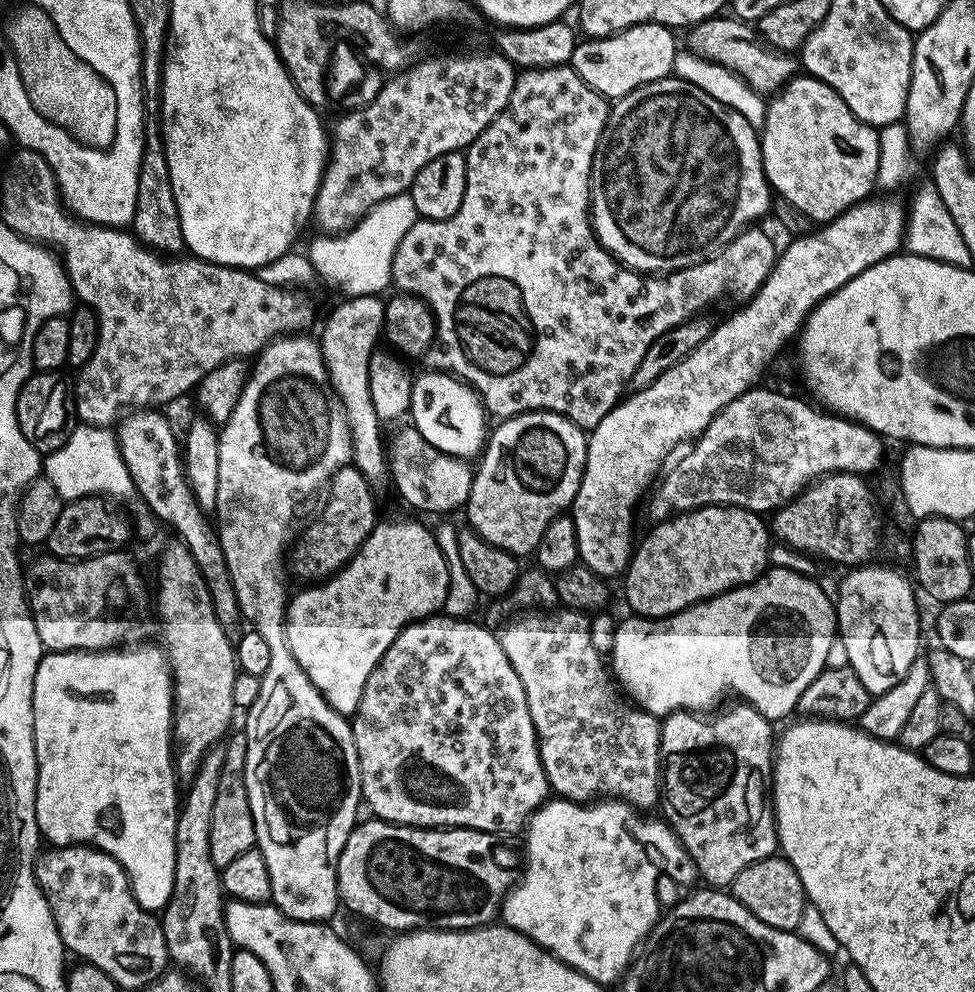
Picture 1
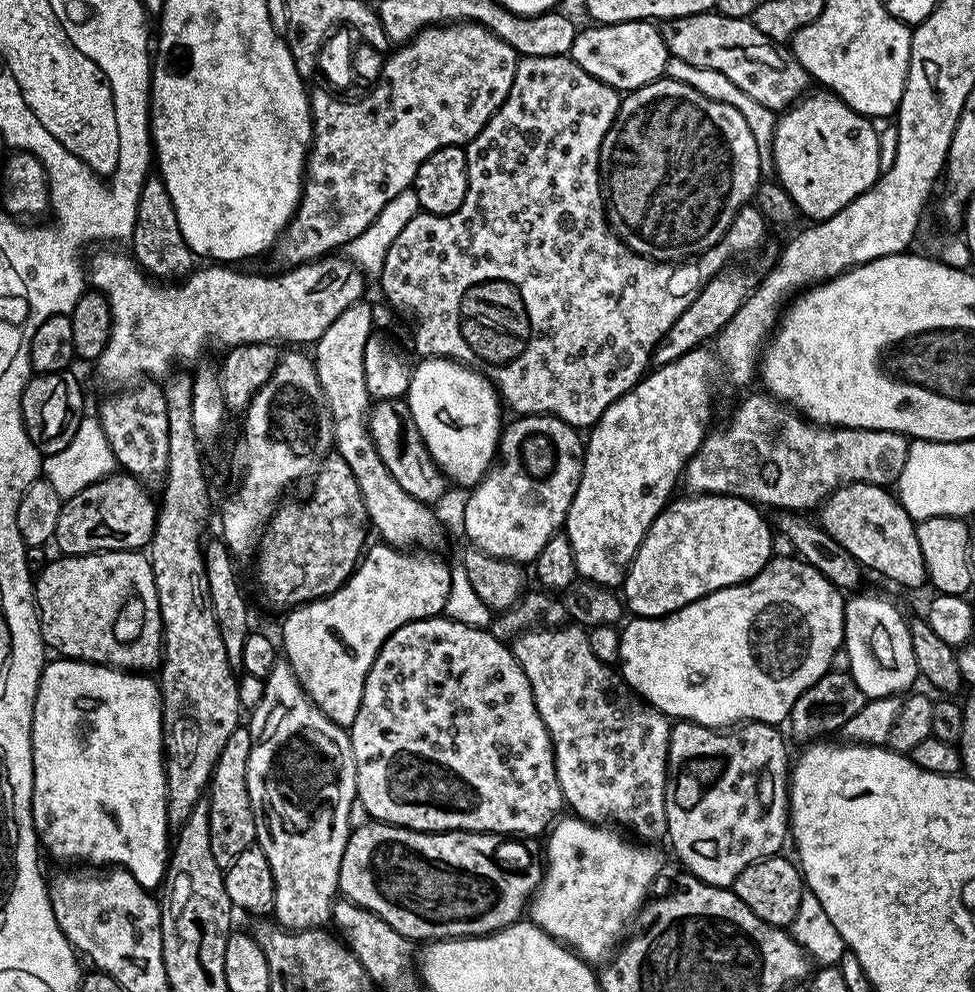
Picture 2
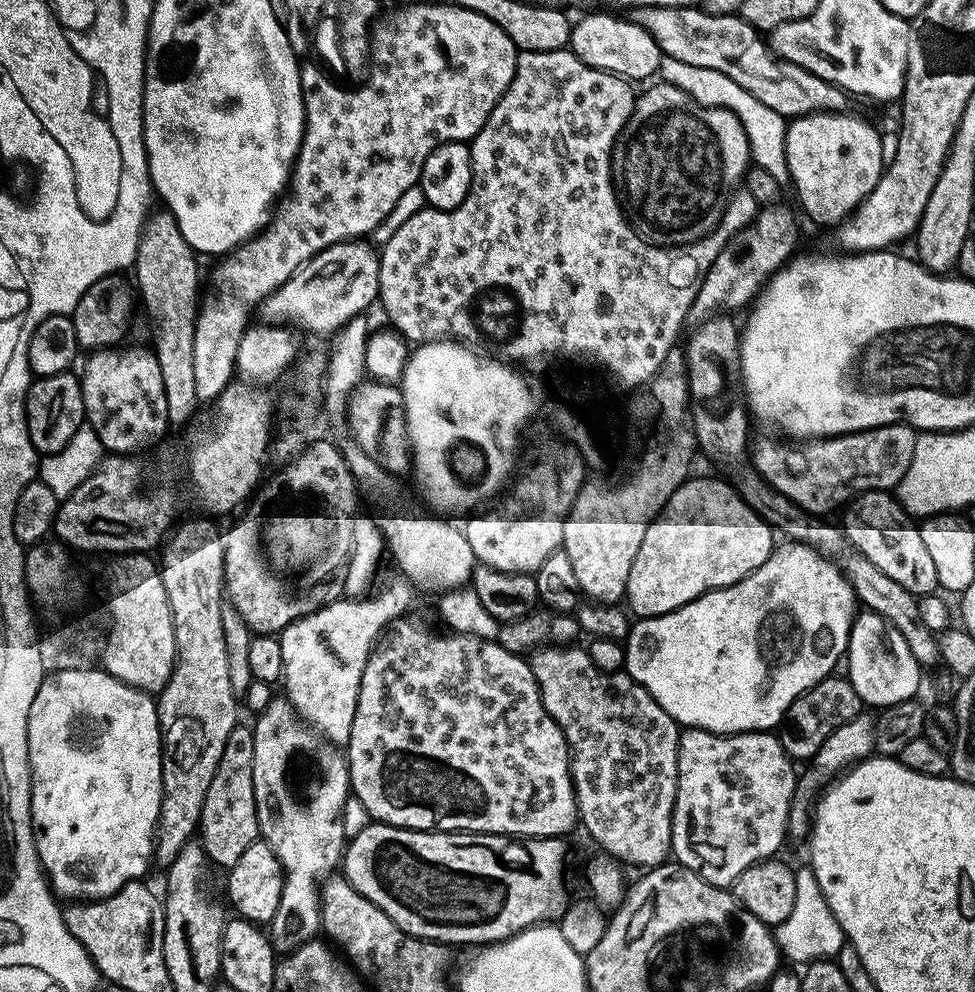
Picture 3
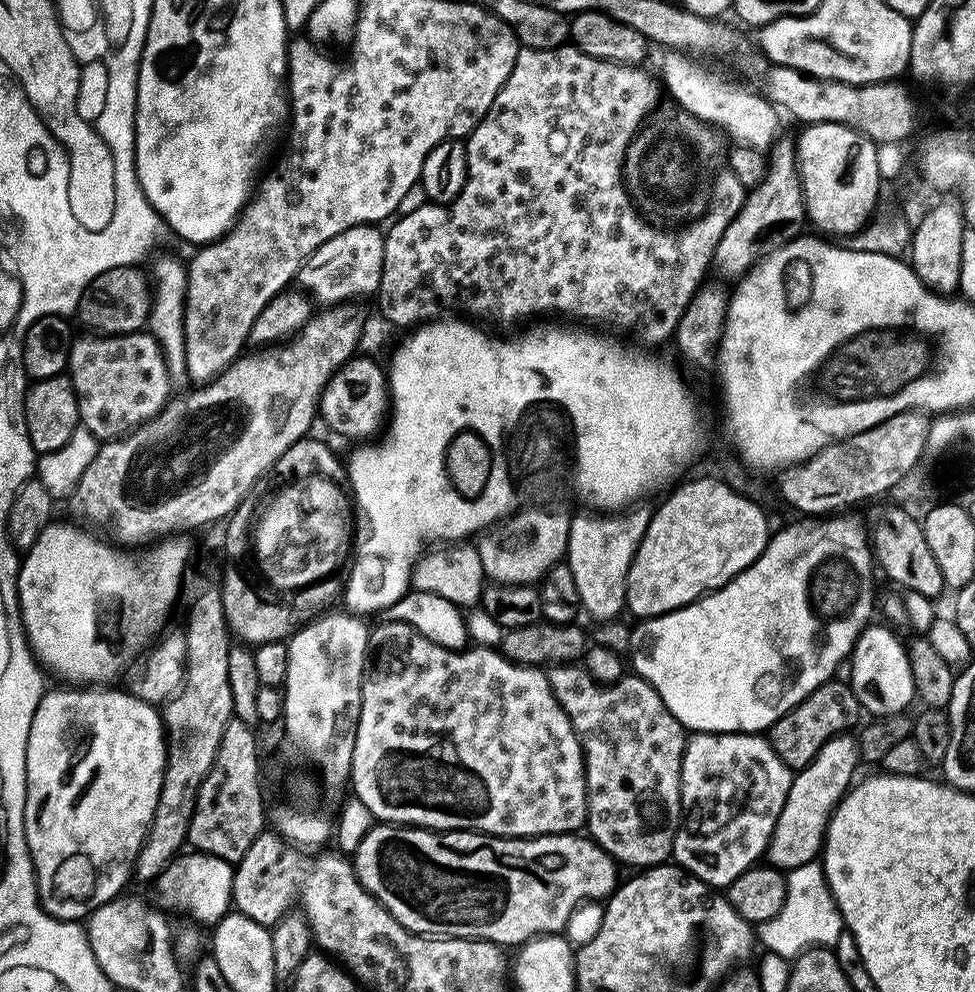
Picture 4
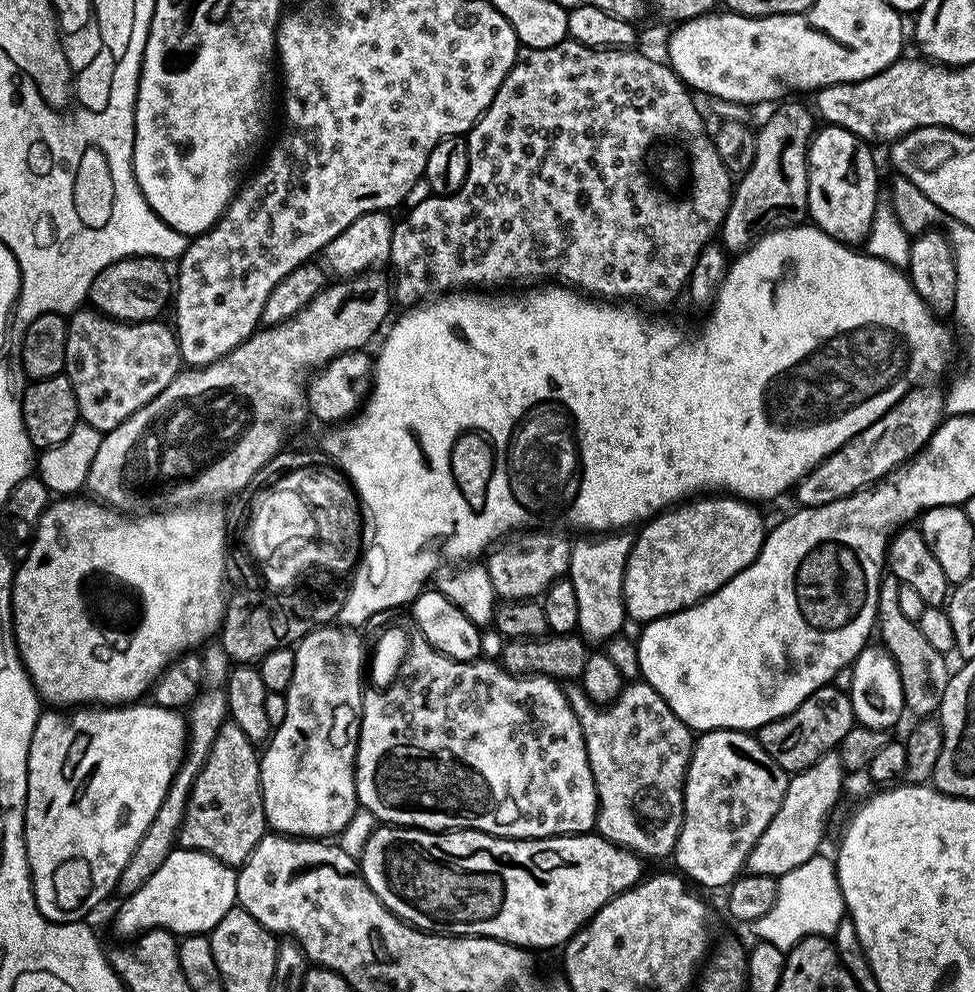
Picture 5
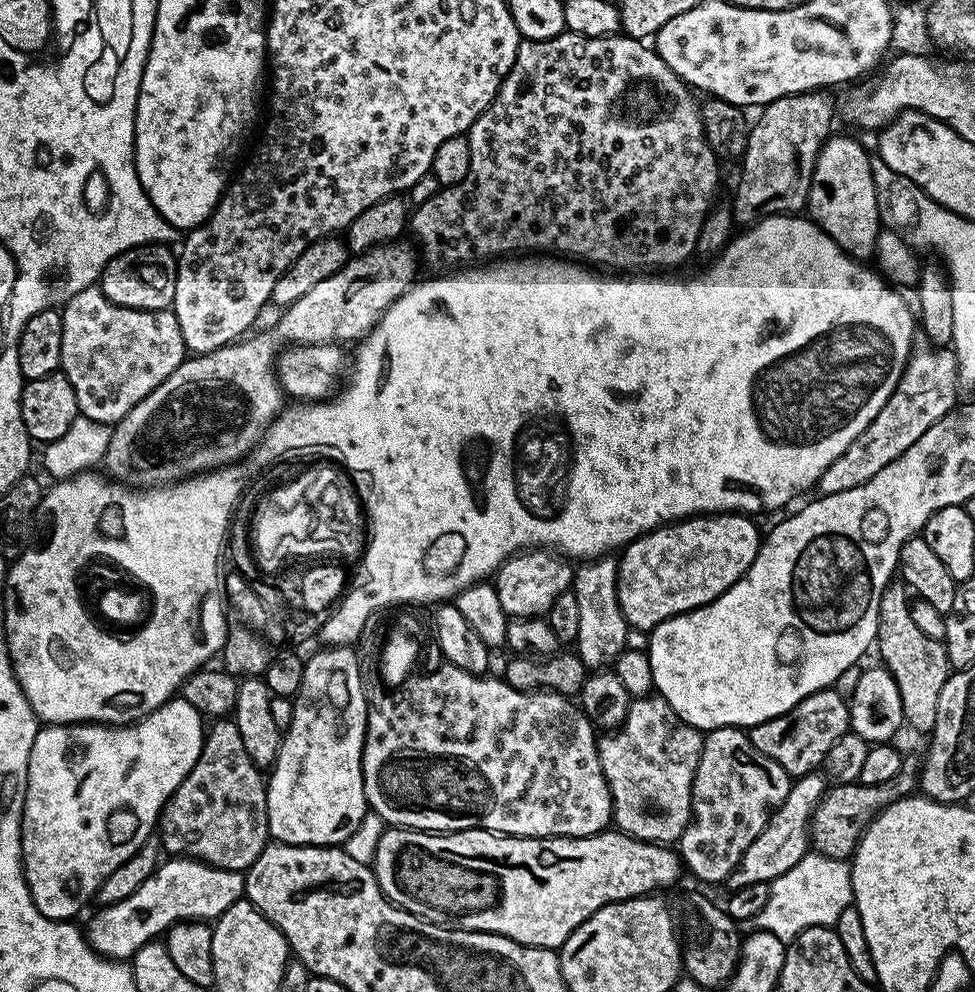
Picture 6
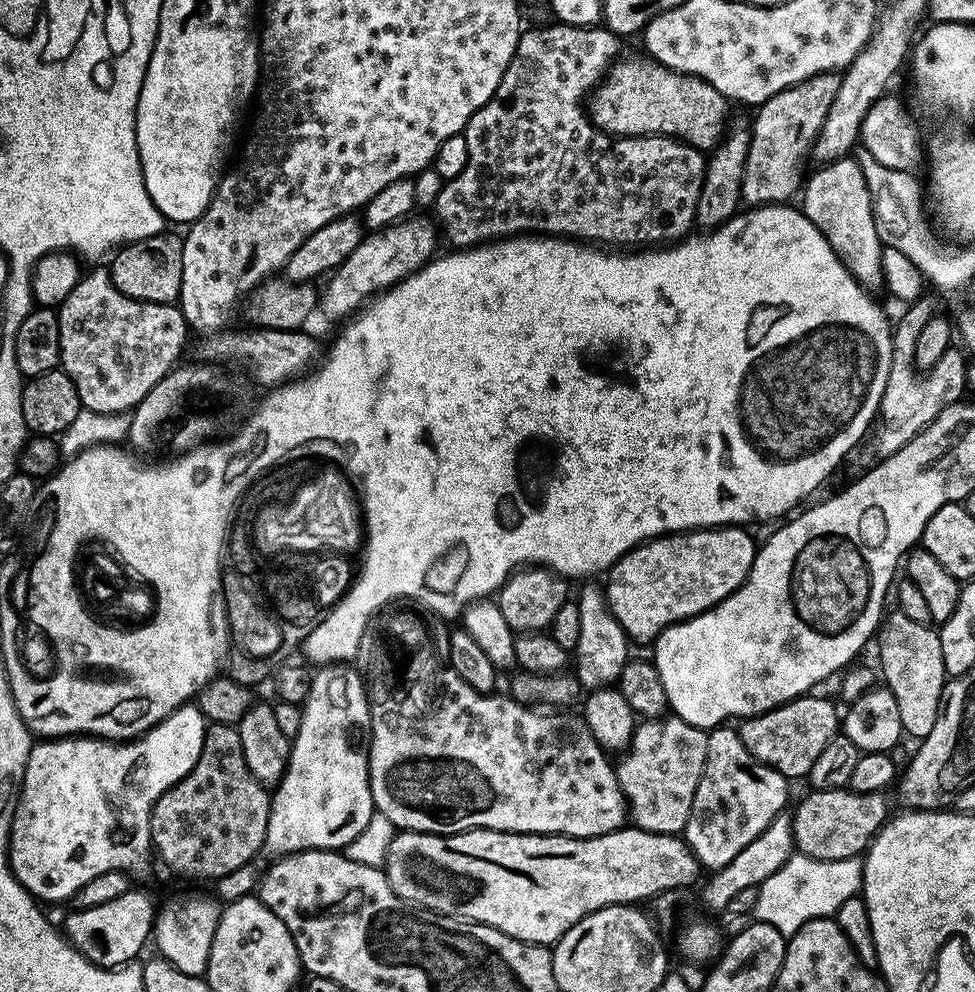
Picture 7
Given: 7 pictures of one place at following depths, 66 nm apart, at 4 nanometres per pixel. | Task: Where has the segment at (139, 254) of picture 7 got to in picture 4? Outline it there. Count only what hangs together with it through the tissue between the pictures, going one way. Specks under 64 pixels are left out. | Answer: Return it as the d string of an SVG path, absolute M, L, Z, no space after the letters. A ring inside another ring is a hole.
M131 264L130 266L118 266L114 270L106 270L106 274L98 274L94 282L84 289L80 299L78 317L85 324L85 329L91 330L96 334L105 336L125 336L131 332L141 331L148 323L150 306L152 305L152 281L147 271L143 272L143 267Z

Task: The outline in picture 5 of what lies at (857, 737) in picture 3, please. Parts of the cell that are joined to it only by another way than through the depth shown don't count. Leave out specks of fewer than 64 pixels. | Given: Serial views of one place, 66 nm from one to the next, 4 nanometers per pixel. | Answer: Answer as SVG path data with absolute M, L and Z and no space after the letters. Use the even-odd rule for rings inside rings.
M836 750L827 752L806 770L795 773L786 786L778 814L770 818L770 826L762 830L762 838L758 838L758 842L754 842L754 850L750 850L747 871L779 878L782 874L790 874L790 870L797 866L802 866L802 862L810 862L810 858L821 851L824 827L828 824L832 807L840 800L844 779L844 764Z

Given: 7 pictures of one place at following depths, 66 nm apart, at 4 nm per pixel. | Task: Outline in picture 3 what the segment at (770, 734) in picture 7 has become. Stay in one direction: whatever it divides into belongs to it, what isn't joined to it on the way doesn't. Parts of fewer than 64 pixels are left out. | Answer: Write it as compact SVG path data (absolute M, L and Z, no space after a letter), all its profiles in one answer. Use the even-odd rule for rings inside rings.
M833 674L824 680L819 680L808 692L803 692L795 702L788 707L784 719L778 725L778 735L782 750L793 761L811 761L812 756L846 722L850 722L862 711L862 701L858 690L843 675Z

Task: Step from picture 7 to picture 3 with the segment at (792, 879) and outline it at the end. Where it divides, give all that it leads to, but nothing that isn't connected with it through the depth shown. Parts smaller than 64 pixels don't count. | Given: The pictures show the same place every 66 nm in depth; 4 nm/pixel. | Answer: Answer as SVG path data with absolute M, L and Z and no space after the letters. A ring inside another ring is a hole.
M803 866L795 869L794 878L794 910L786 917L786 922L775 925L776 944L780 947L785 961L793 960L799 966L807 966L813 960L832 960L844 949L846 937L842 926L838 926L838 918L830 910L822 888L818 886L818 878L814 878L811 867Z

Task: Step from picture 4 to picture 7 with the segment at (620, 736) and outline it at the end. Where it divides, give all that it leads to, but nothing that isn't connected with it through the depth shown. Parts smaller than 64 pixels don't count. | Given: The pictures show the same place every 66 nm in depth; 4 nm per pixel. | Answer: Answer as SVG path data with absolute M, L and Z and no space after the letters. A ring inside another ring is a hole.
M675 714L644 718L615 765L627 815L635 827L667 836L683 833L694 806L694 794L706 766L708 732Z

